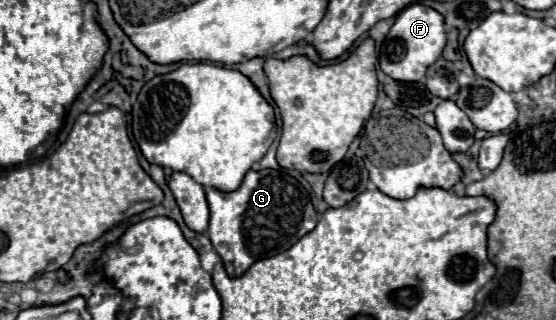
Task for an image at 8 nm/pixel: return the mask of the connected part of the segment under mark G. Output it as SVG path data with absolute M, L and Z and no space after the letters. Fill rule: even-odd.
M251 169L239 189L225 193L205 187L205 193L211 211L207 235L229 277L243 275L255 261L289 249L317 225L317 211L313 209L309 193L283 169Z

